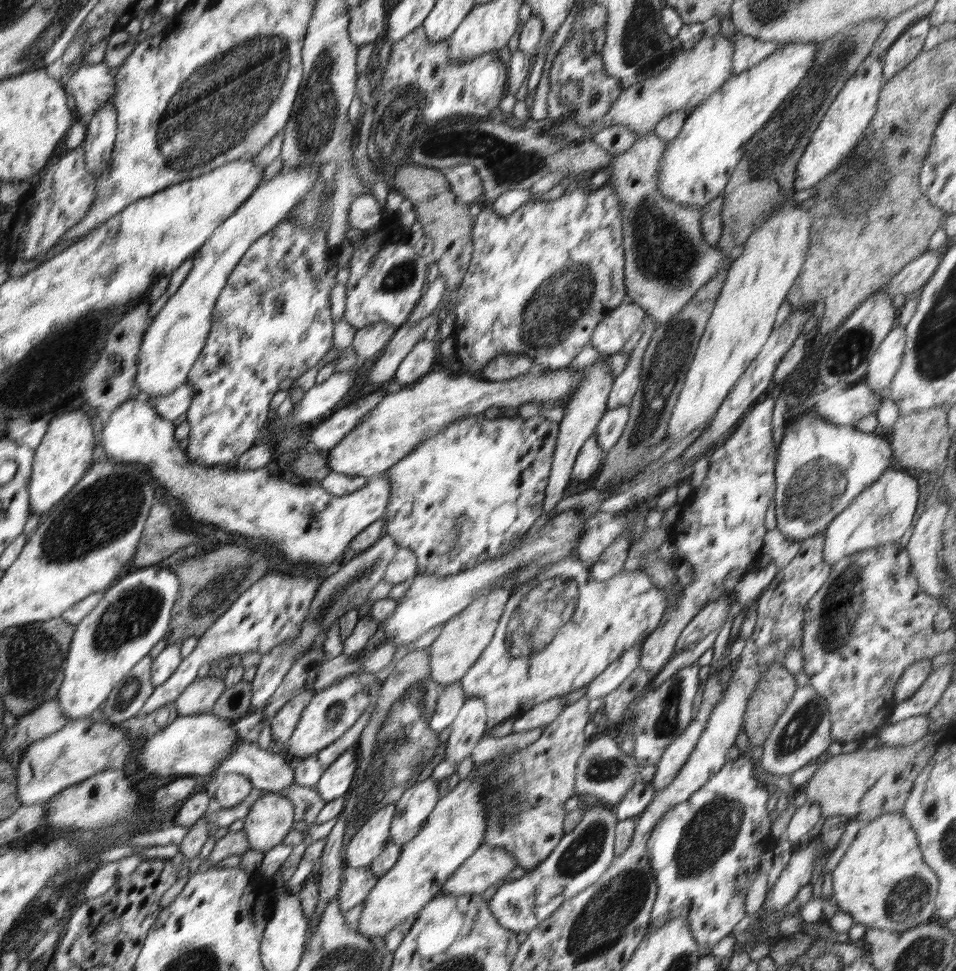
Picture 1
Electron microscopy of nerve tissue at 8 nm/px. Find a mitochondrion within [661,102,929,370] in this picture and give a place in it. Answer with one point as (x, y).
(871, 170)

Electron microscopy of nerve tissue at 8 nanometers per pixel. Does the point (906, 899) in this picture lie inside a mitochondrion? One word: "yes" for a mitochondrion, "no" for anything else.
yes

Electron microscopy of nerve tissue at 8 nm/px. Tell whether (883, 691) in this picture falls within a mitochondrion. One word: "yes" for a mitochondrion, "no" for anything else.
no

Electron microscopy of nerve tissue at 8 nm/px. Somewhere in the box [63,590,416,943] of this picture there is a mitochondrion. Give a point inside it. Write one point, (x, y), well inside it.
(132, 688)

